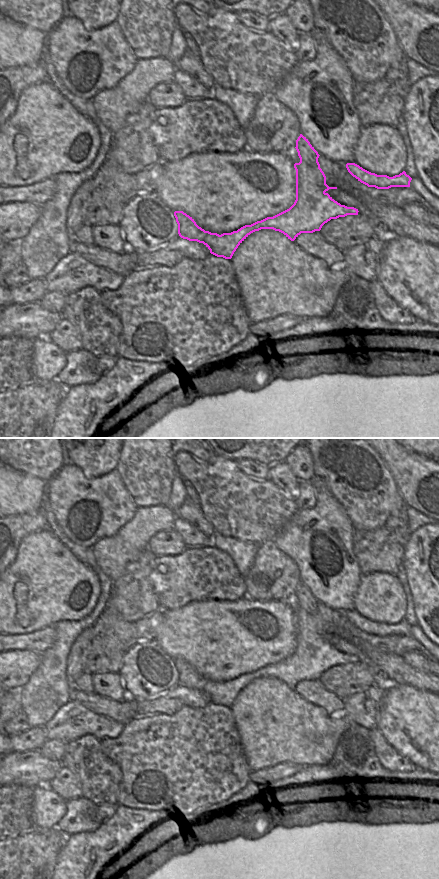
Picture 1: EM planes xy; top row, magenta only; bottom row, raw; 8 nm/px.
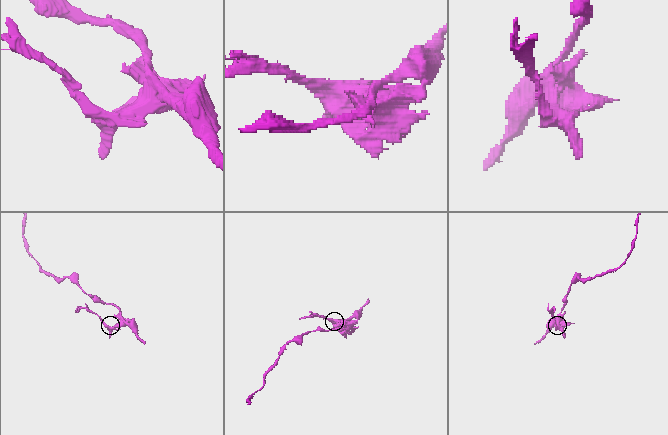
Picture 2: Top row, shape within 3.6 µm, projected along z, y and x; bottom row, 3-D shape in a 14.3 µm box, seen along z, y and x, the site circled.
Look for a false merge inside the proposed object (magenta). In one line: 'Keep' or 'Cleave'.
Cleave.

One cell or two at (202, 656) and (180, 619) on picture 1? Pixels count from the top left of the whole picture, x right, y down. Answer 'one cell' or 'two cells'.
one cell

